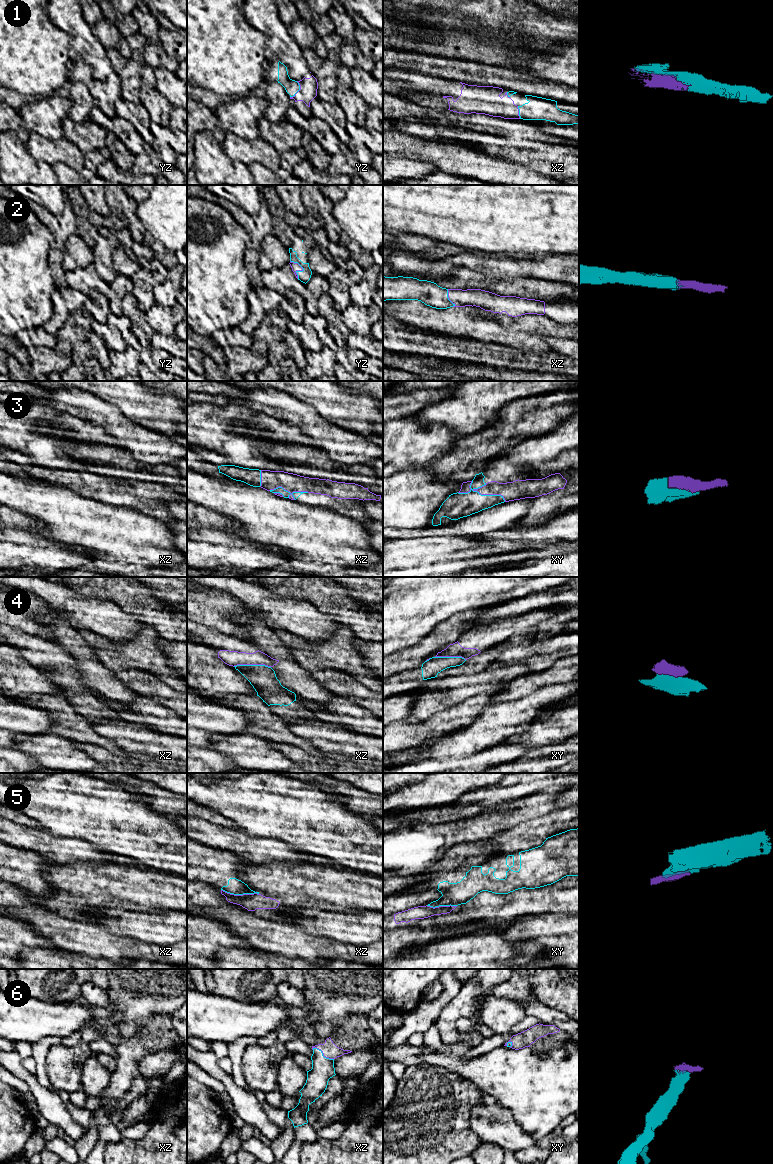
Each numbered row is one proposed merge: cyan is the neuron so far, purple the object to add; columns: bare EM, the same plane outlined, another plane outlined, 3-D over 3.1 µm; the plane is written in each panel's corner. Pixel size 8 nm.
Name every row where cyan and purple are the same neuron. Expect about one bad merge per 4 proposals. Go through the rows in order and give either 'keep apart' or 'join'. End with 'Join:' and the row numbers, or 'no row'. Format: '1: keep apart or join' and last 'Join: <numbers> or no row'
1: join
2: join
3: join
4: keep apart
5: keep apart
6: join
Join: 1, 2, 3, 6

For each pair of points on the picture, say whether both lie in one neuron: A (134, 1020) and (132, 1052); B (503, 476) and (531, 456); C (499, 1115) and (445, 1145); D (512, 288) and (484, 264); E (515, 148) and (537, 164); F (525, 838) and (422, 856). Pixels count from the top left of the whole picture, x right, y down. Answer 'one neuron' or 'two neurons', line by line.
A: two neurons
B: one neuron
C: two neurons
D: two neurons
E: one neuron
F: two neurons

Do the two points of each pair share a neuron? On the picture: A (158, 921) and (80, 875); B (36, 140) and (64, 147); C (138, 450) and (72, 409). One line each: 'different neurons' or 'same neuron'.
A: different neurons
B: same neuron
C: same neuron

